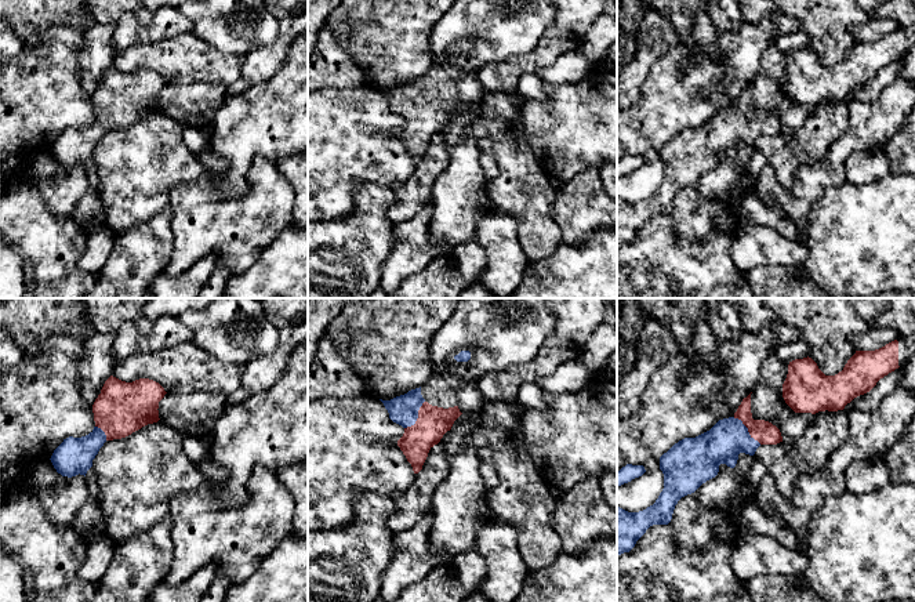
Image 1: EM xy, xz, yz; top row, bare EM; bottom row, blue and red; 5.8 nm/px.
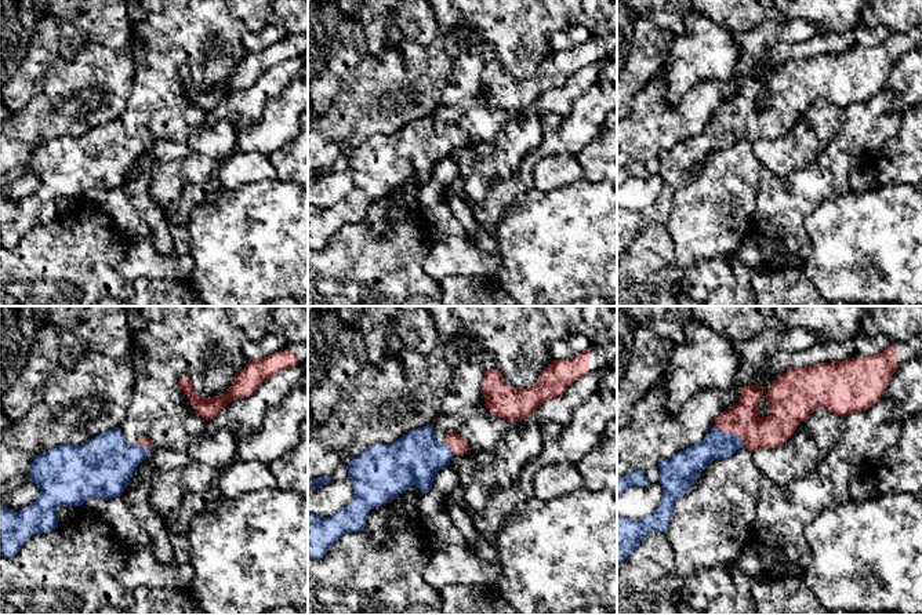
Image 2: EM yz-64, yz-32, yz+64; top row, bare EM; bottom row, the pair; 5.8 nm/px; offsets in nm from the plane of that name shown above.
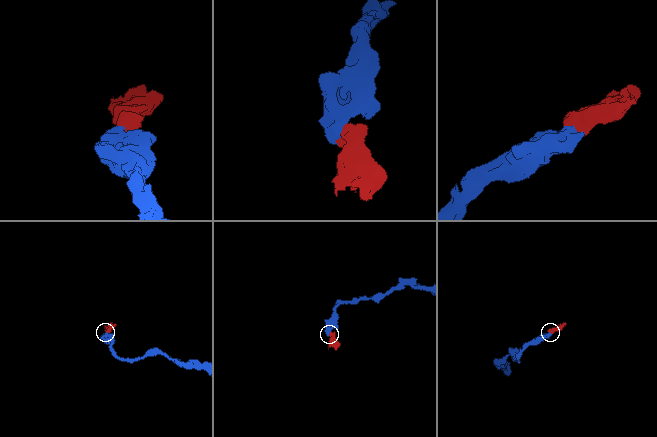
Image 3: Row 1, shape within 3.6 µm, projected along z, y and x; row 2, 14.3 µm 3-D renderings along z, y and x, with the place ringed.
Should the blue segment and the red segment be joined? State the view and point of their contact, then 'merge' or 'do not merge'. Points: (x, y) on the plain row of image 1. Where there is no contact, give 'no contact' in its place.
contact yz (747, 120); merge

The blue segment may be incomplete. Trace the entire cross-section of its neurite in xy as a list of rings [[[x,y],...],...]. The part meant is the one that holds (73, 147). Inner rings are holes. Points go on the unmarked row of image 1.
[[[110,66],[92,95],[94,120],[81,128],[69,127],[54,141],[51,153],[62,167],[84,166],[106,131],[121,130],[157,113],[159,93],[167,83],[149,69],[132,73]]]

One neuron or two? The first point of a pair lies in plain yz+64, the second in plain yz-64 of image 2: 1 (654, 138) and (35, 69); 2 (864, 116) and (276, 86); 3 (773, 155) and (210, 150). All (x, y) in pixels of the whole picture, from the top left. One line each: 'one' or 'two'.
1: two
2: two
3: one

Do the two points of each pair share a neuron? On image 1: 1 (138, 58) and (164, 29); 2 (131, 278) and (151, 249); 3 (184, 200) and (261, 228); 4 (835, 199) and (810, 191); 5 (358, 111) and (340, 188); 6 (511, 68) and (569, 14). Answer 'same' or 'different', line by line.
1: different
2: same
3: same
4: different
5: same
6: same

